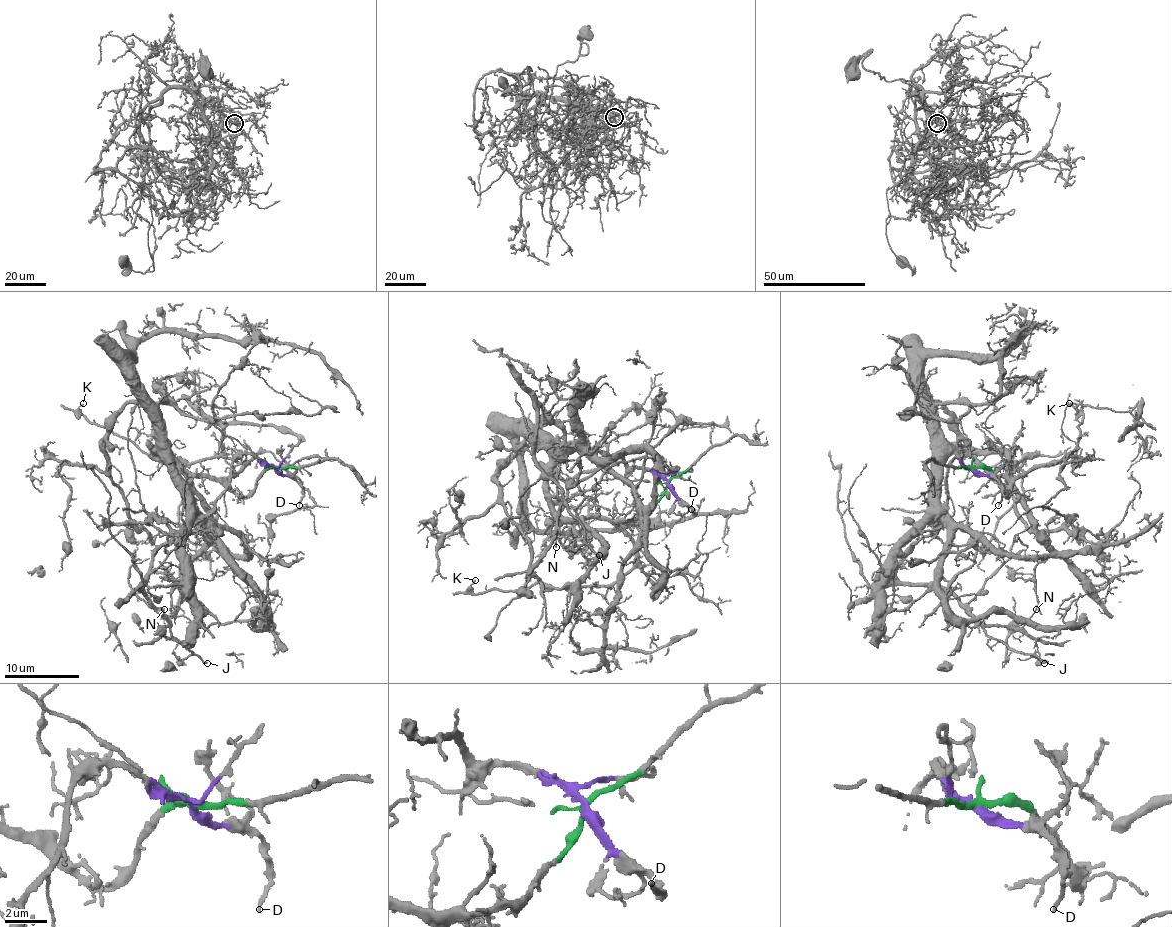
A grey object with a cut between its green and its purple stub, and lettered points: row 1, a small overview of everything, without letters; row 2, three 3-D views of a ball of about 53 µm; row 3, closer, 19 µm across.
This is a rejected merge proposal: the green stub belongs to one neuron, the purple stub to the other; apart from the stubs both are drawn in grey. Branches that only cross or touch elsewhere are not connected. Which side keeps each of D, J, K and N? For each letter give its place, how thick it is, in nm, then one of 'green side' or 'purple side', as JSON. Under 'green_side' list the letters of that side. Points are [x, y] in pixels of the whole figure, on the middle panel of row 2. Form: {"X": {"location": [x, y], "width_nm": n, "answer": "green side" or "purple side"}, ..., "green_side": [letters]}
{"D": {"location": [691, 509], "width_nm": 150, "answer": "purple side"}, "J": {"location": [599, 555], "width_nm": 180, "answer": "purple side"}, "K": {"location": [475, 580], "width_nm": 150, "answer": "green side"}, "N": {"location": [556, 547], "width_nm": 120, "answer": "purple side"}, "green_side": ["K"]}

